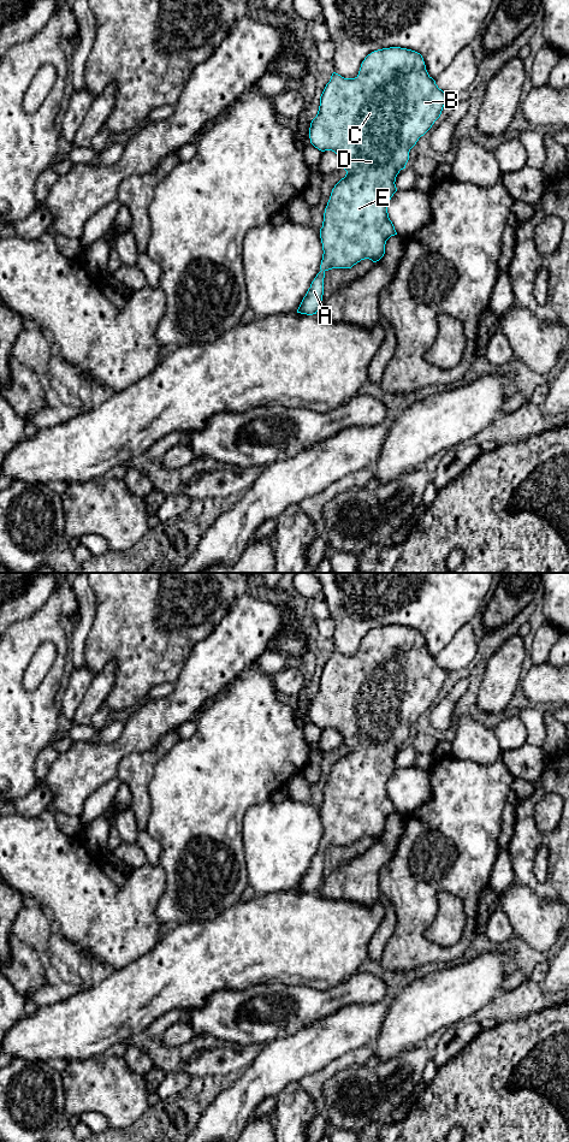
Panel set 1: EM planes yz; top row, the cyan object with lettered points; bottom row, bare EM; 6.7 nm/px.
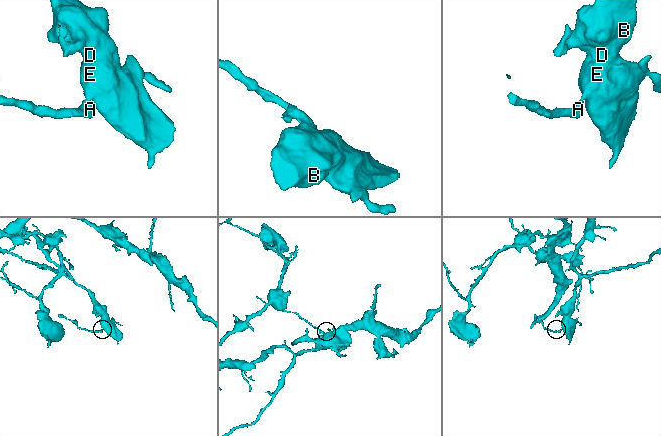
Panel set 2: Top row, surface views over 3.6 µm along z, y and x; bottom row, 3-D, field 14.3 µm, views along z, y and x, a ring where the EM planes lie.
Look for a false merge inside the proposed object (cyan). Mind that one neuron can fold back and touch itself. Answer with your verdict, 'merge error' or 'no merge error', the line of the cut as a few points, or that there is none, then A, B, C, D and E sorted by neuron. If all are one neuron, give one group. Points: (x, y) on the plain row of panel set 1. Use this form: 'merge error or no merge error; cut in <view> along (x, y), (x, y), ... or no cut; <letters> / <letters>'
no merge error; no cut; A B C D E

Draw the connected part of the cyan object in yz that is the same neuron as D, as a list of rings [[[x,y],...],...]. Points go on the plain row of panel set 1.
[[[401,625],[383,626],[368,632],[355,656],[344,656],[336,650],[332,651],[320,674],[318,692],[310,700],[309,716],[310,721],[319,728],[332,728],[338,732],[343,738],[346,752],[332,767],[325,786],[322,805],[320,806],[324,828],[321,848],[312,859],[297,890],[316,892],[322,878],[326,848],[351,846],[364,836],[377,840],[384,834],[386,818],[397,812],[387,791],[387,782],[397,769],[396,755],[401,747],[405,746],[410,727],[440,694],[448,674],[428,652],[422,633]]]

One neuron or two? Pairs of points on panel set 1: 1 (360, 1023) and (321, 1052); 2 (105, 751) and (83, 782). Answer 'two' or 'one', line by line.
1: one
2: one

